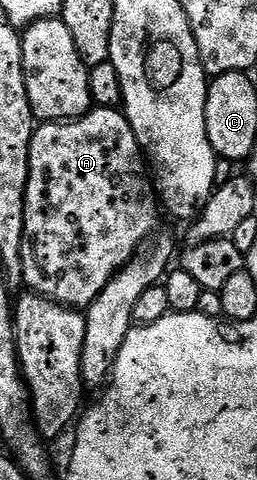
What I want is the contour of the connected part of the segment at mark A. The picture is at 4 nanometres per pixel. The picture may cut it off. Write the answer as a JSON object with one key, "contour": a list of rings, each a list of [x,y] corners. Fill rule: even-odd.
{"contour":[[[93,106],[92,110],[87,111],[80,119],[44,121],[33,130],[30,153],[28,154],[26,229],[22,233],[22,265],[24,266],[24,281],[29,292],[43,295],[45,299],[52,299],[55,303],[62,303],[66,307],[87,309],[96,300],[98,293],[102,293],[102,289],[106,289],[106,285],[111,279],[131,259],[135,259],[141,248],[157,234],[156,222],[159,221],[160,215],[162,216],[162,211],[158,206],[158,192],[154,186],[153,176],[150,174],[149,164],[146,162],[144,152],[140,150],[138,137],[134,137],[134,129],[123,110],[114,107]]]}

